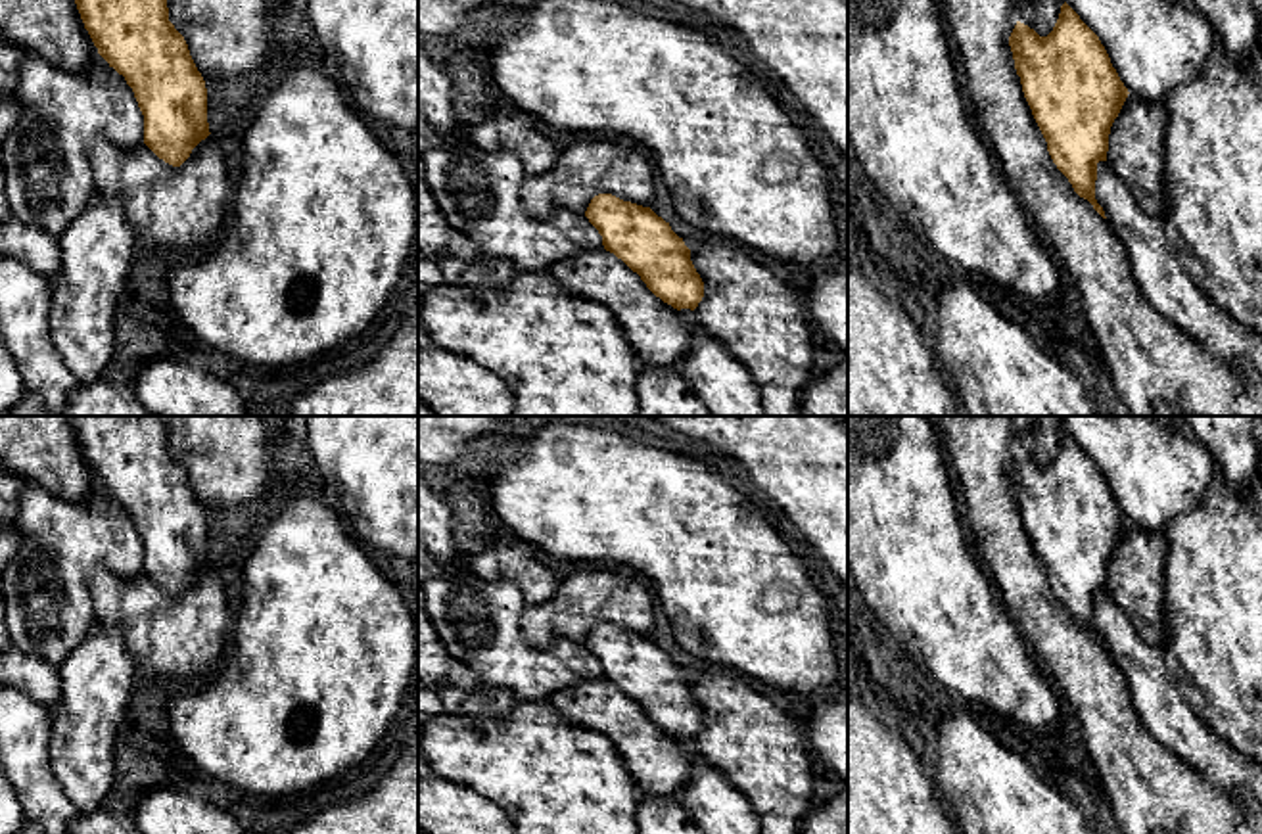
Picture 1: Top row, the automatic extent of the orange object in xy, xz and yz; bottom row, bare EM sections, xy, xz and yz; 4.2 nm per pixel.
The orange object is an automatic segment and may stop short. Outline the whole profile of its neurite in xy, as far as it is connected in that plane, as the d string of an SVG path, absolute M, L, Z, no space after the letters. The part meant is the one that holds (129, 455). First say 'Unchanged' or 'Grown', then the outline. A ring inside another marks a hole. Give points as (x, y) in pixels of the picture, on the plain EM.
Unchanged. M69 416L98 483L125 506L144 544L144 573L180 596L205 569L207 518L169 451L163 416Z

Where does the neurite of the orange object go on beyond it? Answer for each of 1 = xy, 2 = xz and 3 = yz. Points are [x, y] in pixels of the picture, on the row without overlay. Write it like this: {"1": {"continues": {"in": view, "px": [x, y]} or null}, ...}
{"1": {"continues": null}, "2": {"continues": null}, "3": {"continues": null}}

